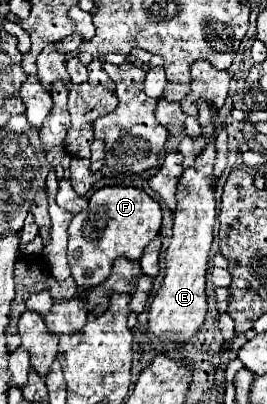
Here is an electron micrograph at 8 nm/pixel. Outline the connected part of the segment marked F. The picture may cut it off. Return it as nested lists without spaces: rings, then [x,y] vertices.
[[[105,185],[97,189],[89,207],[77,213],[69,225],[69,265],[75,283],[81,285],[99,285],[109,277],[113,261],[125,255],[131,261],[139,261],[143,249],[153,241],[161,229],[161,207],[159,203],[137,187],[119,187]]]

